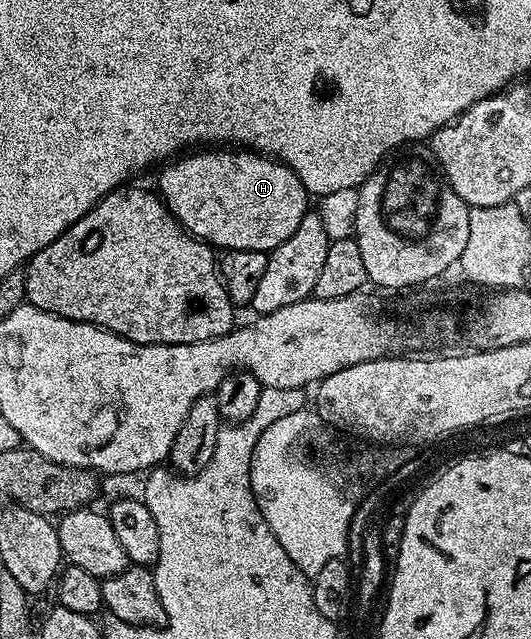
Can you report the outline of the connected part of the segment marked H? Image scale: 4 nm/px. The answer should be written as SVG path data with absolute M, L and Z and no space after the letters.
M252 150L197 151L166 163L155 185L185 231L217 250L270 253L299 230L310 197L287 165Z

